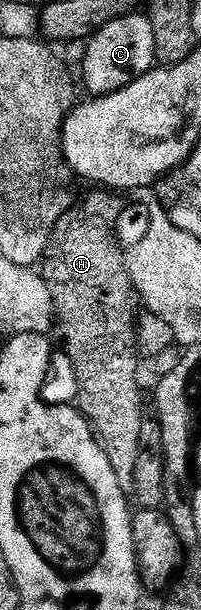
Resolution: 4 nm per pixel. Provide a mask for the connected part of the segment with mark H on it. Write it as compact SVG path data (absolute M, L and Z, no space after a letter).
M95 191L88 197L74 202L65 215L53 227L47 251L41 262L41 276L51 292L55 308L54 324L63 336L63 353L75 372L75 385L79 388L77 408L86 417L99 438L99 445L117 475L124 493L135 492L133 470L137 467L137 455L143 447L143 409L139 406L139 348L135 338L137 320L137 294L131 273L127 270L125 249L119 246L119 220L123 217L123 201L118 192Z

